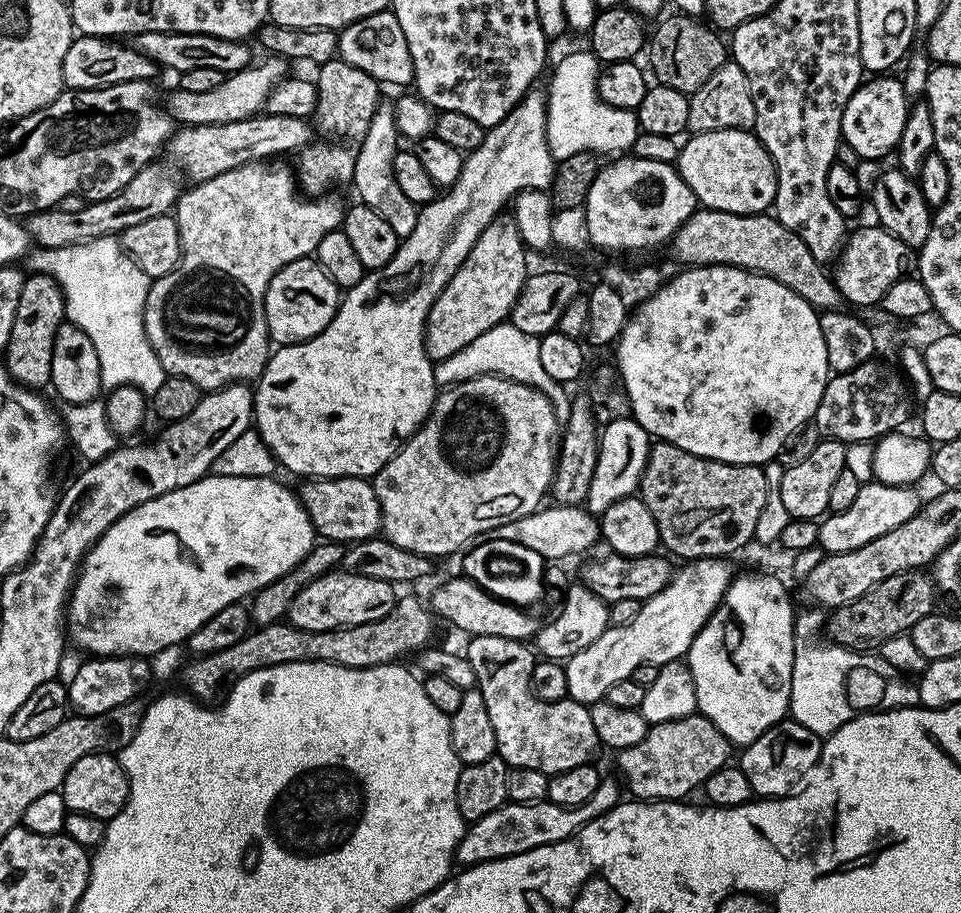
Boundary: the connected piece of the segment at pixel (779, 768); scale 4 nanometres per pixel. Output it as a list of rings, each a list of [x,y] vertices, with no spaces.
[[[785,718],[770,730],[766,730],[766,734],[759,736],[754,743],[747,745],[741,751],[744,753],[741,754],[740,760],[738,756],[738,766],[742,770],[742,774],[746,774],[752,791],[757,797],[779,798],[787,796],[808,775],[809,770],[814,766],[814,762],[818,762],[821,743],[821,737],[817,736],[815,732],[806,730],[806,726],[802,726],[797,720]]]

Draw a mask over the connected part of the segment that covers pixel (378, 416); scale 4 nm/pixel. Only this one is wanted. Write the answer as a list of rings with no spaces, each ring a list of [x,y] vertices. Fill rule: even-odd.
[[[418,220],[414,222],[414,230],[400,241],[400,248],[390,258],[384,268],[365,271],[362,282],[358,286],[347,289],[343,293],[340,307],[334,318],[314,338],[303,340],[300,344],[286,344],[277,347],[268,357],[268,365],[260,375],[252,394],[252,419],[254,429],[261,436],[262,442],[270,449],[273,458],[281,469],[293,472],[299,478],[327,478],[330,476],[363,476],[371,478],[394,458],[394,454],[412,435],[423,426],[425,418],[432,412],[432,403],[438,395],[438,385],[432,373],[434,364],[428,359],[428,351],[424,349],[424,325],[428,323],[428,311],[442,294],[442,290],[454,278],[456,271],[464,265],[464,259],[470,254],[474,242],[490,226],[489,220]]]

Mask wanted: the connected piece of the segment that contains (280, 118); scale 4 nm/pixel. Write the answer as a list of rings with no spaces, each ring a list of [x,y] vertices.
[[[257,114],[247,120],[230,121],[225,124],[181,127],[173,131],[166,145],[166,156],[168,152],[169,158],[173,160],[171,163],[181,173],[184,171],[189,176],[189,181],[199,182],[214,178],[218,174],[226,174],[226,170],[234,170],[243,164],[284,158],[280,156],[286,155],[287,152],[299,154],[302,149],[313,143],[312,132],[314,133],[313,125],[302,116]]]

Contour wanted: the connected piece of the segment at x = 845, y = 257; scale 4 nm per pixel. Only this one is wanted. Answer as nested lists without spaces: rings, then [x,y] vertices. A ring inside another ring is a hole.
[[[873,224],[849,233],[833,265],[835,268],[832,268],[832,279],[843,301],[854,304],[852,306],[856,308],[872,304],[874,306],[885,296],[886,290],[911,269],[911,262],[913,265],[914,256],[911,249],[880,225]]]

